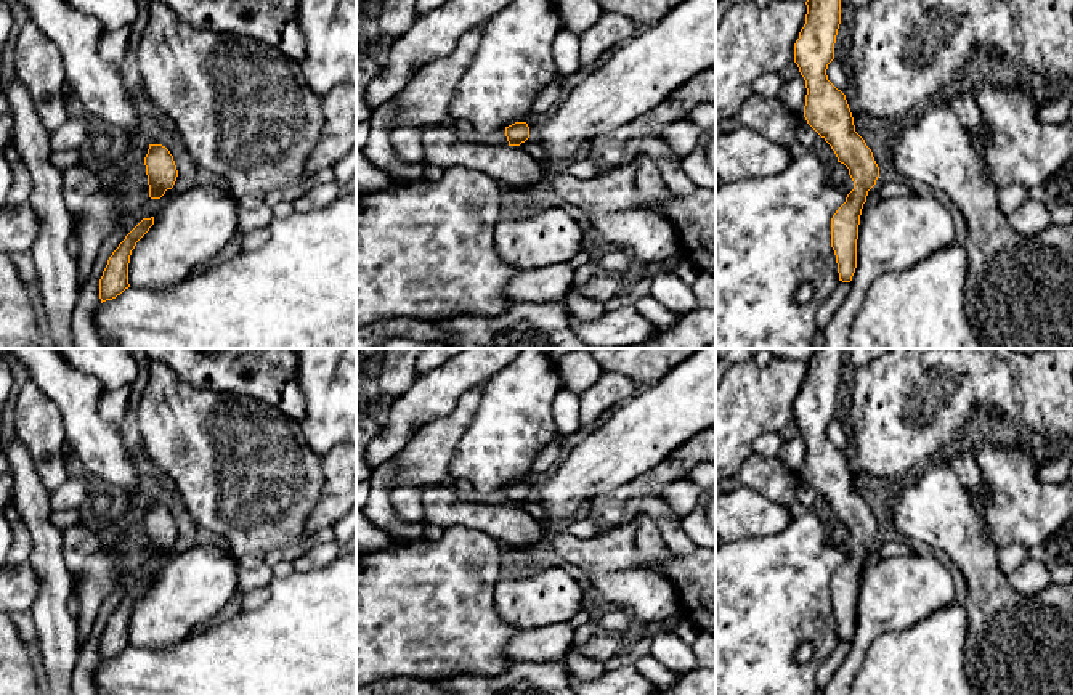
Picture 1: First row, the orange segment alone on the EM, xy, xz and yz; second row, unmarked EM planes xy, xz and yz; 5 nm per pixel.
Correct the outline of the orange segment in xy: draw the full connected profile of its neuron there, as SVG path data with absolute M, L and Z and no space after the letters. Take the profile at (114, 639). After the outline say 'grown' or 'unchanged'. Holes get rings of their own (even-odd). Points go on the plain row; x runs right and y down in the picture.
M154 576L143 578L119 604L119 607L112 612L108 620L108 624L103 631L99 639L99 658L101 663L106 660L112 660L120 655L125 648L130 647L128 644L128 623L132 610L135 608L136 602L149 591L154 584Z; unchanged

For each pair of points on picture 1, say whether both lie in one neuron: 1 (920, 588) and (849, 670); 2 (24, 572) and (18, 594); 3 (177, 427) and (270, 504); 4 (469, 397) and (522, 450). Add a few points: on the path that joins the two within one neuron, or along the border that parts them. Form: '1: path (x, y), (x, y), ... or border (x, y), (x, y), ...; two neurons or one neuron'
1: path (897, 602), (862, 638), (859, 647); one neuron
2: path (23, 577), (18, 589); one neuron
3: path (199, 438), (207, 442), (247, 482); one neuron
4: border (490, 381), (478, 410), (461, 438); two neurons

